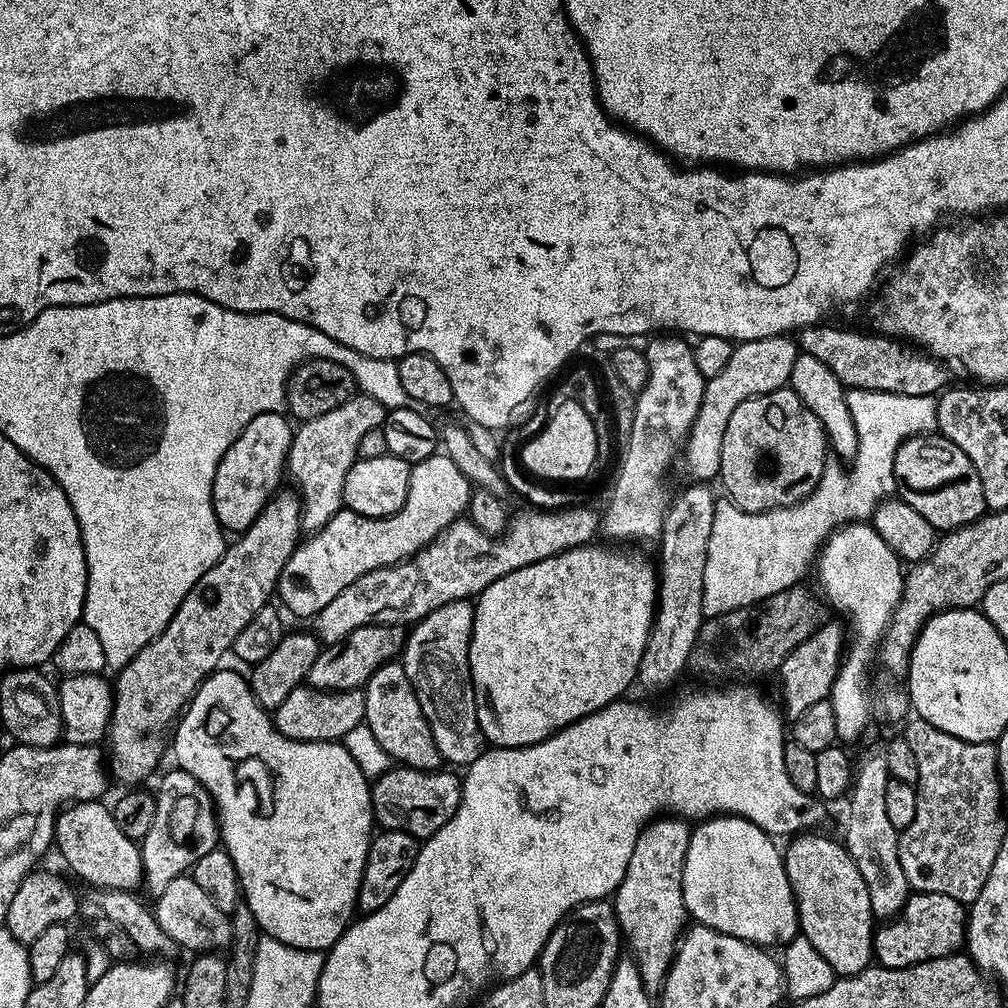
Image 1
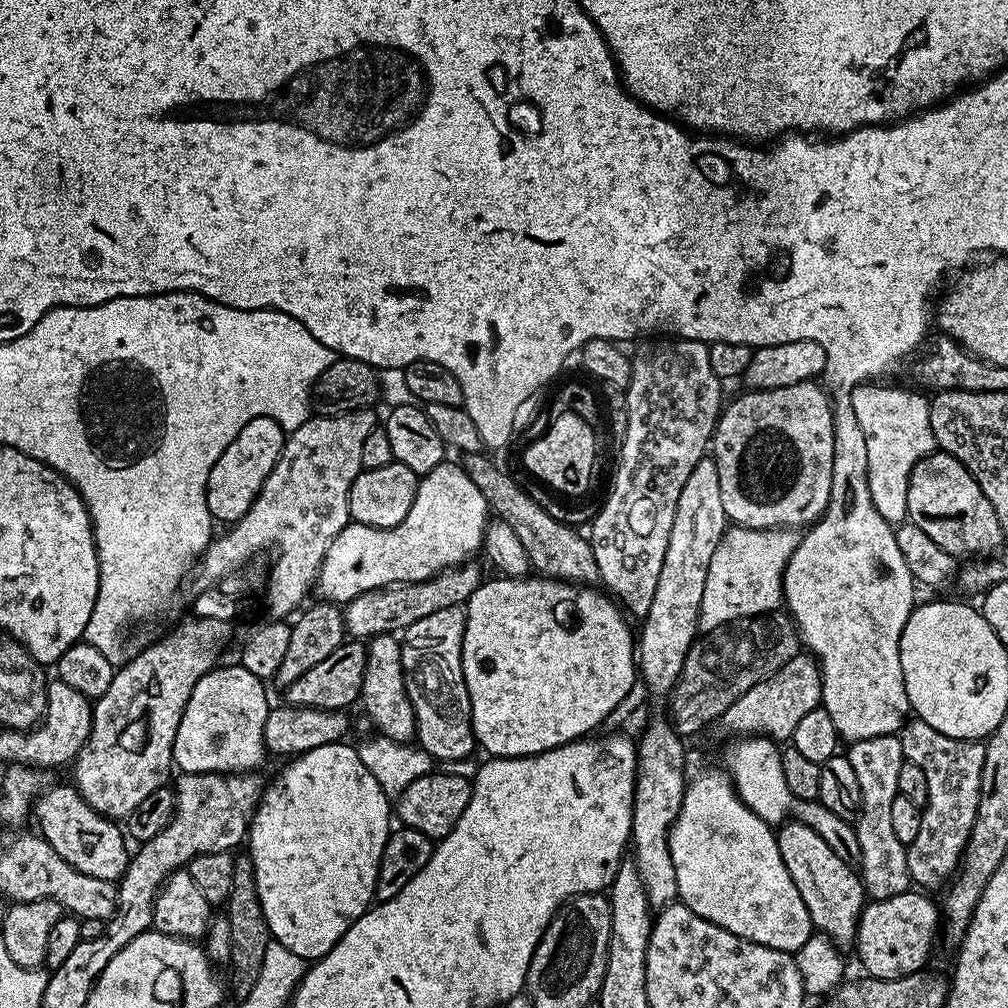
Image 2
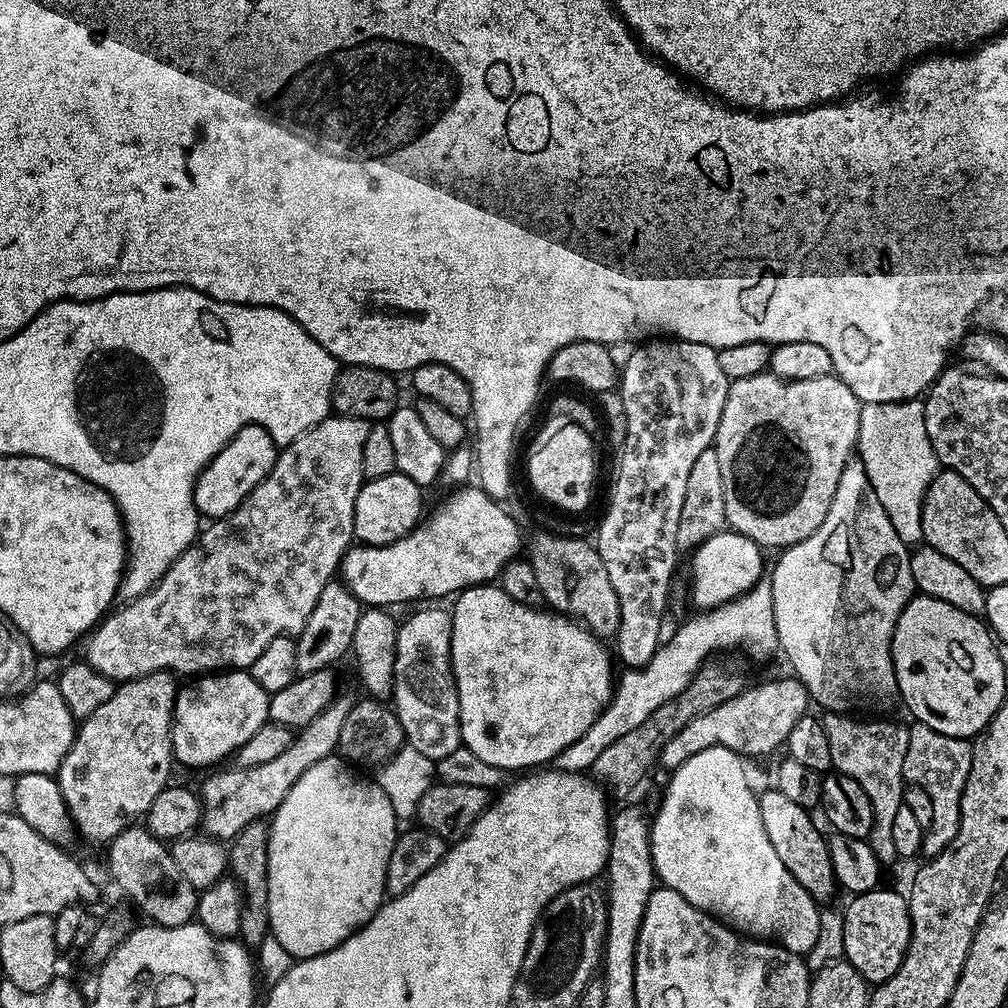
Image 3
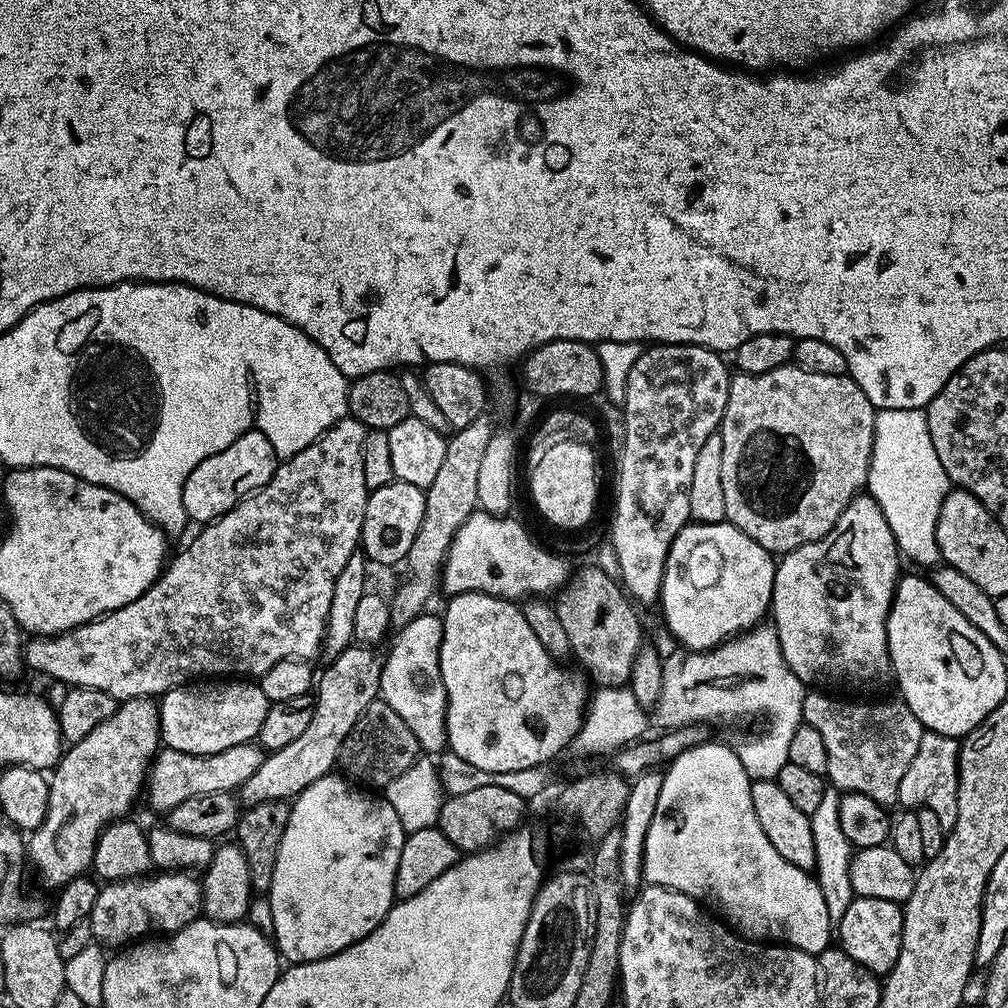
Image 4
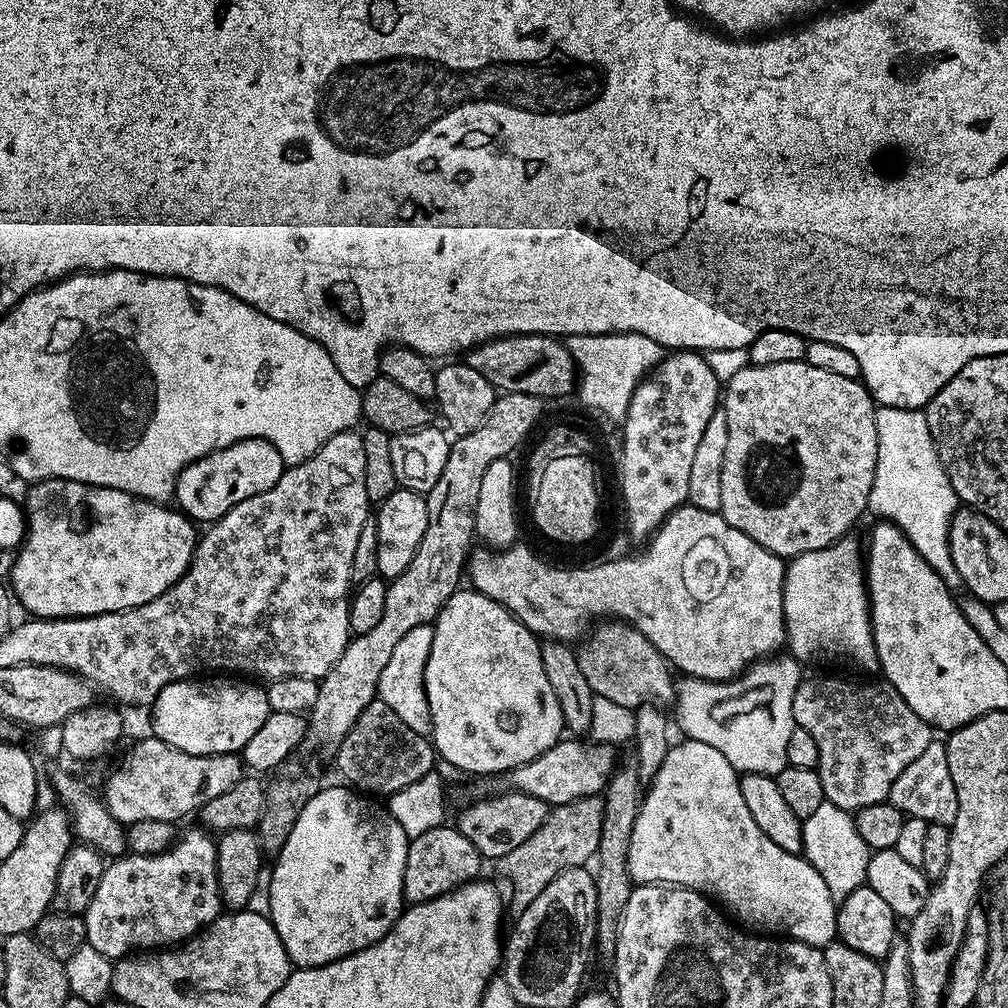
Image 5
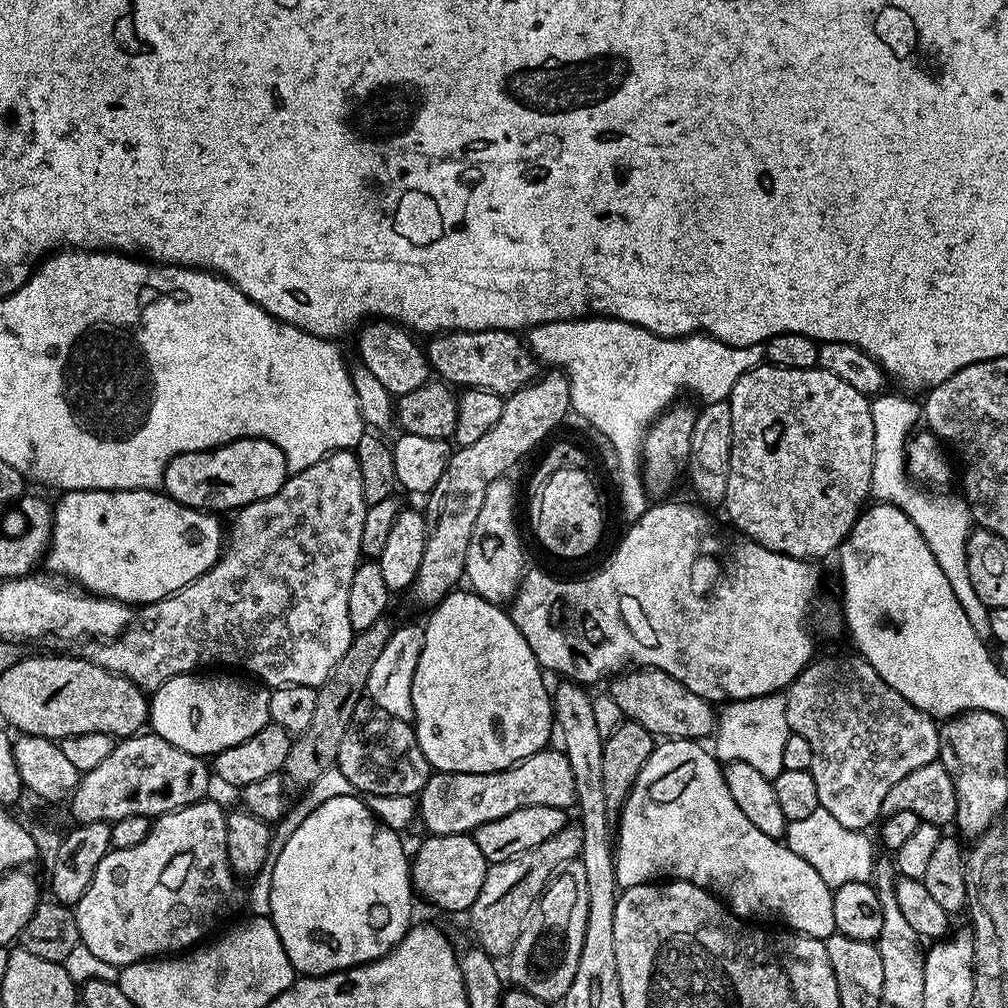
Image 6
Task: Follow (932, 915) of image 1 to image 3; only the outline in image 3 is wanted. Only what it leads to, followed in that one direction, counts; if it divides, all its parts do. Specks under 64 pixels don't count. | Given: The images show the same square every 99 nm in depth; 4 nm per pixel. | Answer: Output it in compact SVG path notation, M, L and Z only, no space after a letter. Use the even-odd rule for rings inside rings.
M878 886L873 892L862 892L851 897L844 913L844 959L862 974L869 985L886 982L902 966L904 955L908 953L908 943L912 938L912 918L908 913L908 901L905 893L891 892L885 886Z

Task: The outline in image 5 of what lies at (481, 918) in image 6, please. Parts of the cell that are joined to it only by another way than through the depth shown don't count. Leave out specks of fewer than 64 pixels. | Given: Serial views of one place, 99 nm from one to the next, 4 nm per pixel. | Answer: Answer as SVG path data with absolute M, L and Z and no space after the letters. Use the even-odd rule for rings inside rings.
M600 796L557 804L549 811L546 822L542 822L542 826L538 826L538 830L534 830L534 834L522 842L522 846L495 861L494 868L504 879L507 911L512 914L524 912L526 906L530 906L530 902L534 902L534 898L538 898L538 894L542 894L542 890L546 890L546 886L550 886L550 882L562 874L562 870L585 867L598 850L603 817L604 802Z

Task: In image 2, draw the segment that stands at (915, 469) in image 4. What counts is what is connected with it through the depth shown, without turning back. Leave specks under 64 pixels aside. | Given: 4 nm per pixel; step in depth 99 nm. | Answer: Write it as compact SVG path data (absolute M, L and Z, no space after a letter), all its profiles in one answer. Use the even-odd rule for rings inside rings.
M876 382L855 385L852 388L852 405L866 434L868 481L874 506L889 524L899 526L905 523L908 515L910 474L923 456L937 451L938 445L930 426L929 397L919 396L908 388L880 386Z

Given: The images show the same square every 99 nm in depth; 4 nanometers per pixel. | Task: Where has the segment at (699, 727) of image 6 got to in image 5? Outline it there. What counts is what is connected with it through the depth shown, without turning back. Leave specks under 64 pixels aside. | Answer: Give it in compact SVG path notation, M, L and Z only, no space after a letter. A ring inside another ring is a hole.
M615 618L601 623L579 645L578 655L582 674L595 696L610 698L610 702L618 702L618 706L633 710L644 704L665 706L675 701L677 681L672 680L672 665L653 646L650 638L630 623Z

